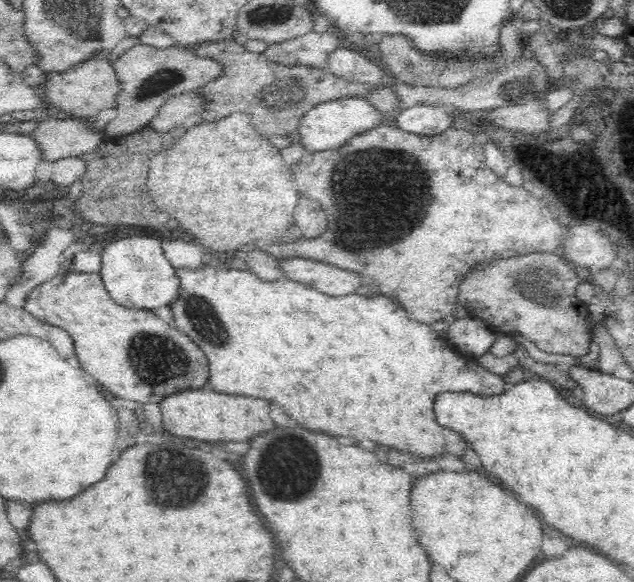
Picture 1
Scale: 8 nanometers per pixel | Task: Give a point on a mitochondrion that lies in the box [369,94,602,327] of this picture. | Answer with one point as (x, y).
(539, 288)

